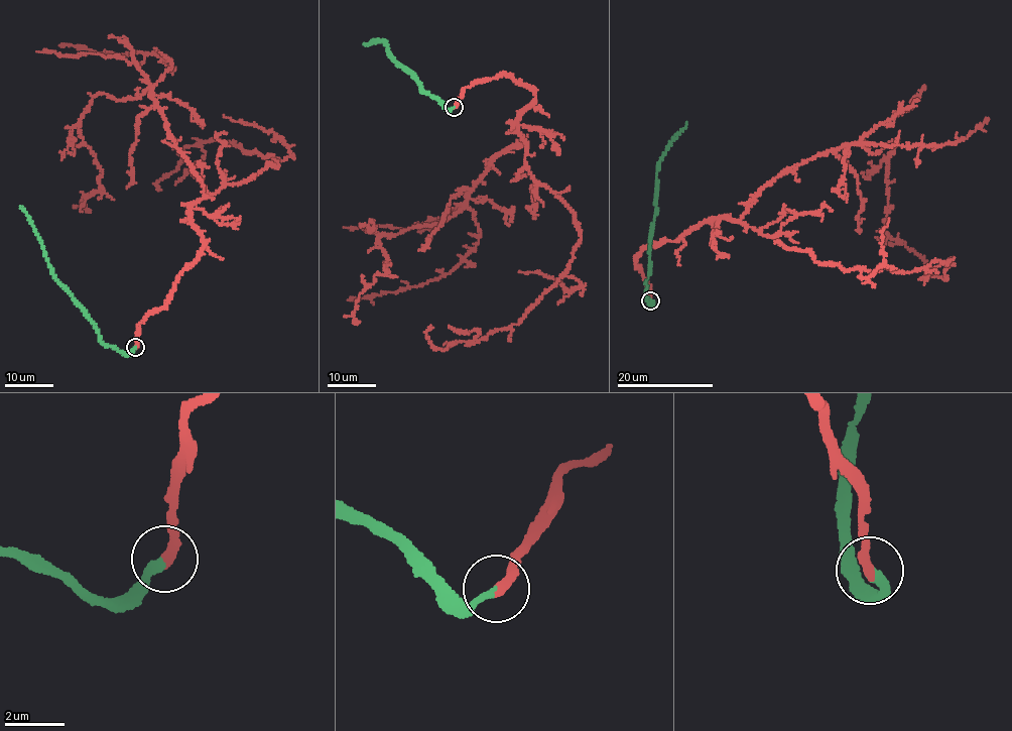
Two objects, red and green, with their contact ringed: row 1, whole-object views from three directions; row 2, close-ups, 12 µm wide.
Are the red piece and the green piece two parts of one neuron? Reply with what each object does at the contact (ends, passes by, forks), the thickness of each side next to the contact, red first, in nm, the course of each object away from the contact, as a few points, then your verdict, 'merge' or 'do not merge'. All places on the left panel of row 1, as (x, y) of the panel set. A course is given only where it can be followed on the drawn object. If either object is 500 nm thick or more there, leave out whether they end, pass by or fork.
red ends there; green ends there; 340 nm thick on the red side, 280 nm on the other; red runs (135, 347), (205, 245), (203, 186), (152, 87), (82, 117), (90, 211); green runs (135, 347), (126, 354), (102, 341), (86, 311), (56, 278), (35, 229), (21, 206); merge

